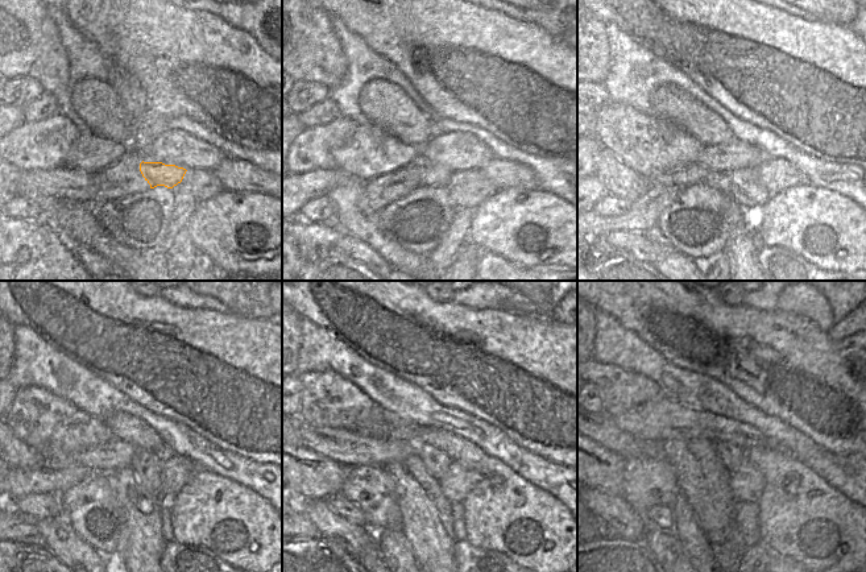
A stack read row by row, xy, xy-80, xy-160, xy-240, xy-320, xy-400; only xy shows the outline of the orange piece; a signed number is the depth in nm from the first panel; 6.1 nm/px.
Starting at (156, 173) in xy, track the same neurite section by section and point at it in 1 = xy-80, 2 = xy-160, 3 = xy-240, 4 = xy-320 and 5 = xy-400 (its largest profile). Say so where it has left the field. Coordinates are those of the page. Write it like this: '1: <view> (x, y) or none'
1: xy-80 (426, 173)
2: xy-160 (684, 175)
3: xy-240 (50, 477)
4: xy-320 (309, 475)
5: xy-400 (604, 469)

